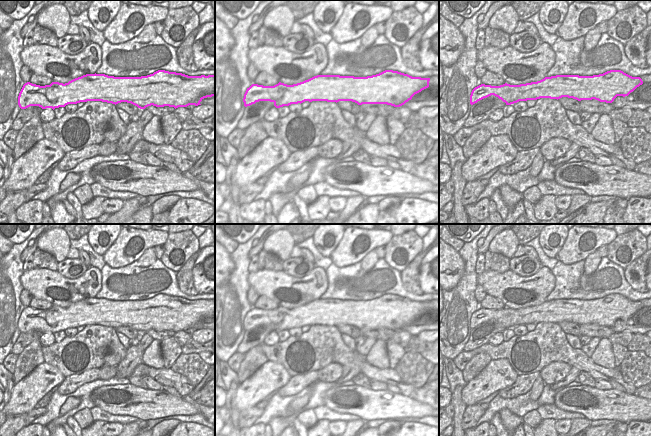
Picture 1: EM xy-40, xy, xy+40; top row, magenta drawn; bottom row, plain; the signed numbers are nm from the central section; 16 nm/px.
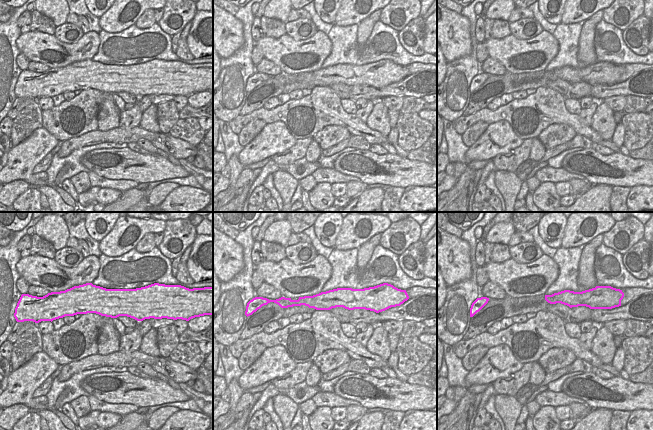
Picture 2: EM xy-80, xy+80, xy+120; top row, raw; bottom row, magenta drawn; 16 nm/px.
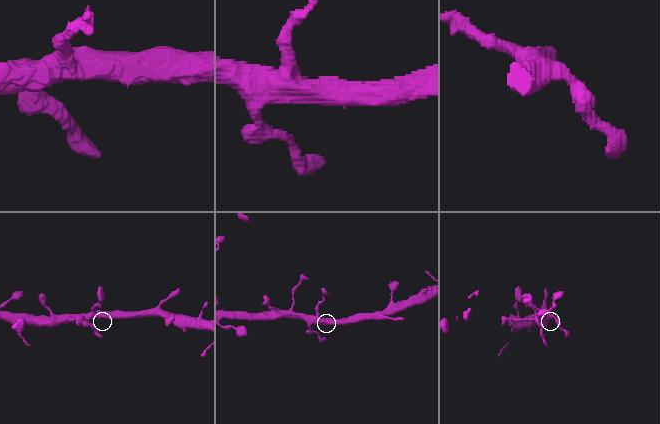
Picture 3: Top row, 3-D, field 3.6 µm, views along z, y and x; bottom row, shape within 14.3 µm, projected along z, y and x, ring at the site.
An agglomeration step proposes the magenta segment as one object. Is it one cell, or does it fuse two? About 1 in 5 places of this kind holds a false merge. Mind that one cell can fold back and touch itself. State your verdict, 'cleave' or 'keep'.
keep

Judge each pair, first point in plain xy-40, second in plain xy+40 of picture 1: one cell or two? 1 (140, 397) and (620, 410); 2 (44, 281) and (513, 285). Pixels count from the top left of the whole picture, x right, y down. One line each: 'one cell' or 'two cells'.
1: one cell
2: one cell

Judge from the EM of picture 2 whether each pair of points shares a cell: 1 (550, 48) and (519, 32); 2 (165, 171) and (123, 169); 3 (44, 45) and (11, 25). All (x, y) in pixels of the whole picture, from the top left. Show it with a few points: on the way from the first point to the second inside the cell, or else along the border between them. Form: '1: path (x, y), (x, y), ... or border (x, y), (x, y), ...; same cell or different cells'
1: border (543, 30), (524, 39), (511, 34); different cells
2: path (155, 169), (133, 169); same cell
3: border (21, 34), (16, 40), (19, 52); different cells

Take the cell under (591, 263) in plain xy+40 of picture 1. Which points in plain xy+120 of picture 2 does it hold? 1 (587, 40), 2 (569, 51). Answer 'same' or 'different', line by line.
1: same
2: different

